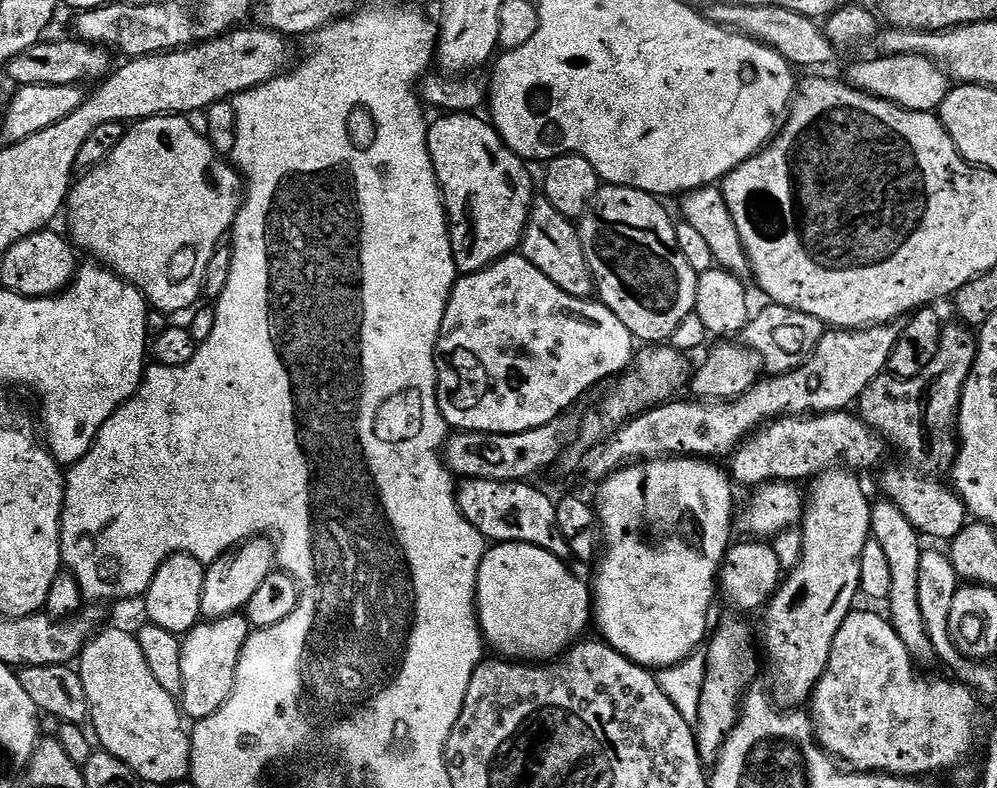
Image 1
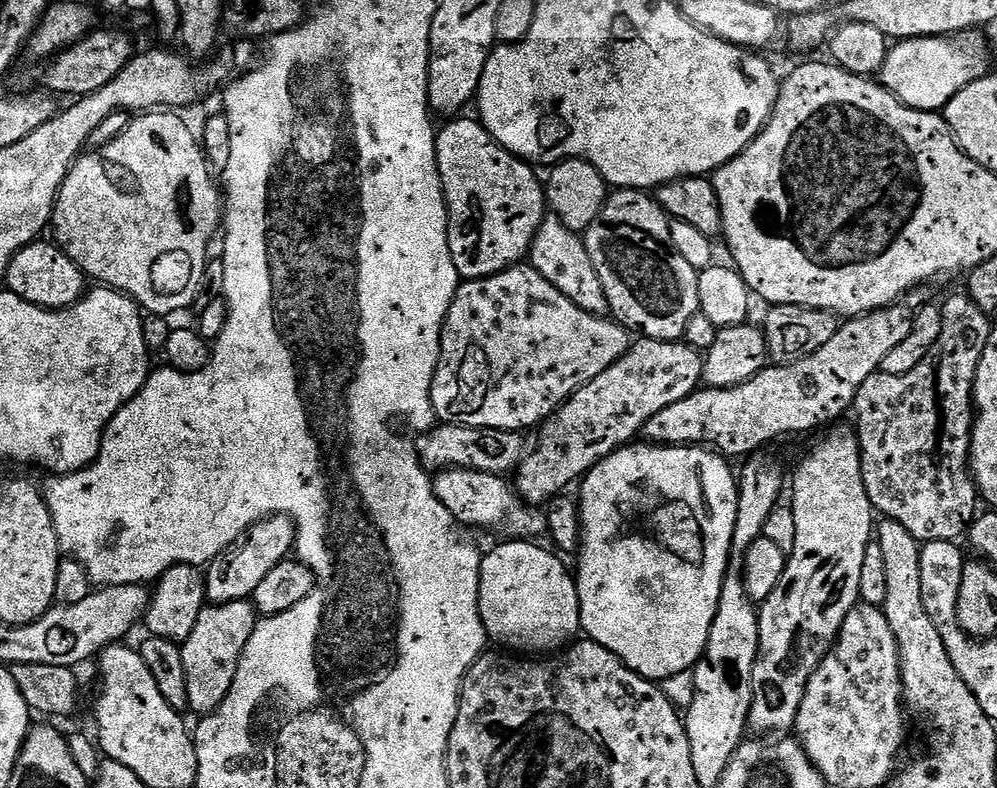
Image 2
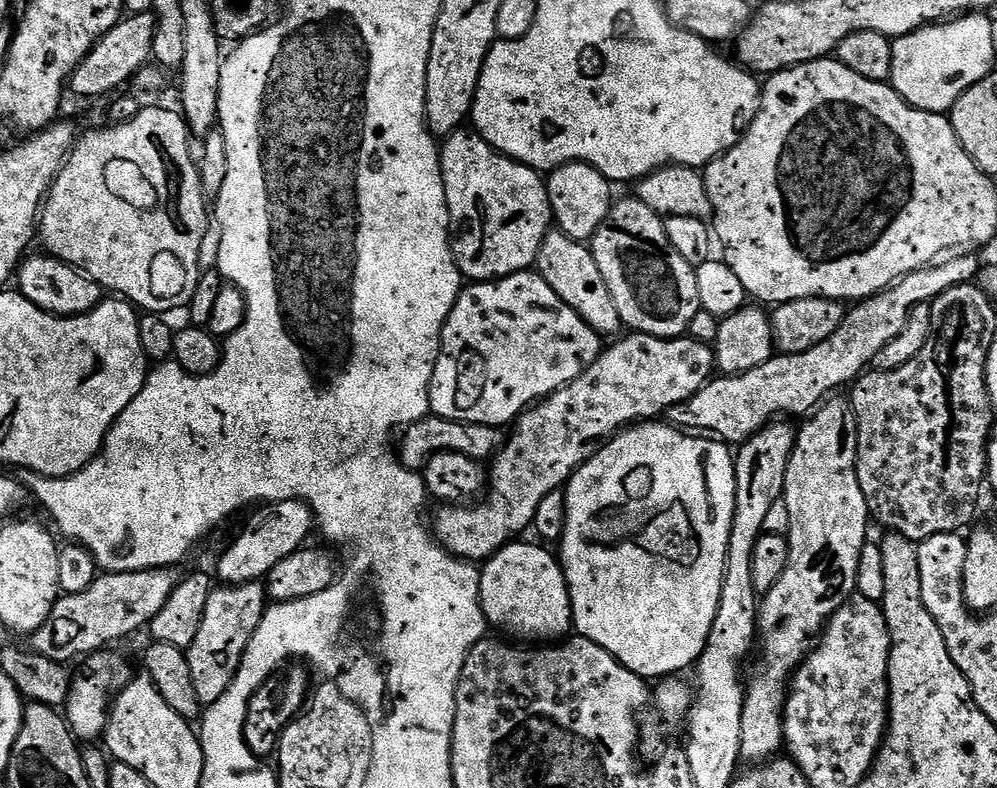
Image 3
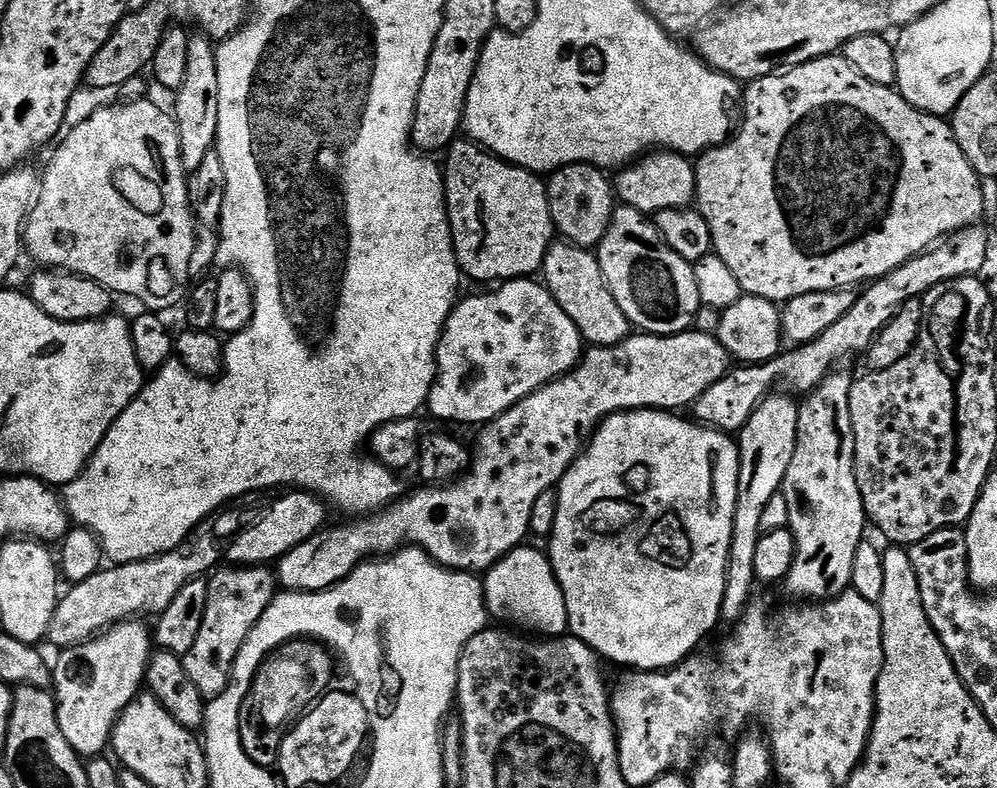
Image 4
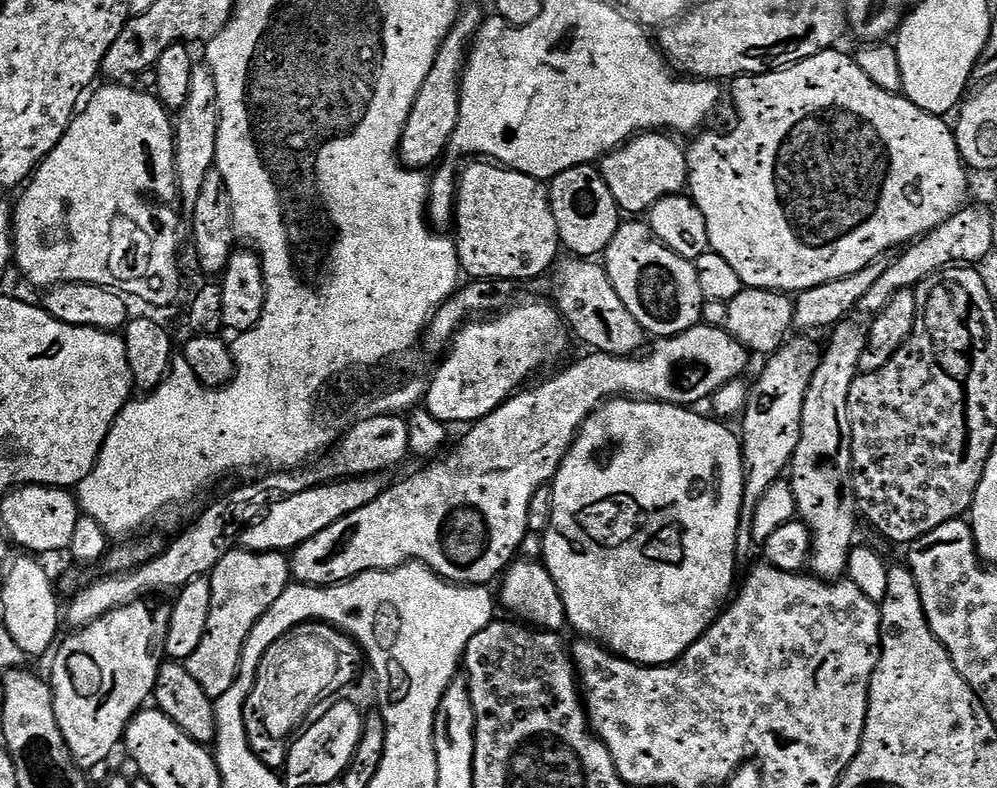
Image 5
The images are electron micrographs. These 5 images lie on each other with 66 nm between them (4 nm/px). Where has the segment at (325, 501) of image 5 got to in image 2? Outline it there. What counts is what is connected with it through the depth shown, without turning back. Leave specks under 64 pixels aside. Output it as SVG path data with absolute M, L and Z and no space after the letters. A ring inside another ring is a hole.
M287 514L267 516L264 520L257 520L243 534L237 535L236 540L227 545L224 551L212 557L211 564L206 568L208 582L208 600L214 604L225 604L234 600L247 600L258 590L262 578L274 570L282 561L289 559L290 553L296 545L296 524Z

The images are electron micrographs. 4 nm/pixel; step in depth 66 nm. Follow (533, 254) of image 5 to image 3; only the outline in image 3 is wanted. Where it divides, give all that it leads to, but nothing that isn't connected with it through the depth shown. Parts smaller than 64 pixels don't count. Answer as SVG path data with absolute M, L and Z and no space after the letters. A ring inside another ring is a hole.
M474 130L446 137L440 148L440 169L452 223L452 256L461 277L483 282L529 271L546 234L554 228L545 177L535 168L503 156Z

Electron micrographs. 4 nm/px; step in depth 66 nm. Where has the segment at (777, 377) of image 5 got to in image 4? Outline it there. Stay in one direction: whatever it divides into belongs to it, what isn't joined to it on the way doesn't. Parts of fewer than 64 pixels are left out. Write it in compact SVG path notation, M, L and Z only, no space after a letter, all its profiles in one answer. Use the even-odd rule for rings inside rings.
M781 392L769 393L754 414L748 419L746 426L738 434L739 488L735 502L734 530L731 536L731 550L728 555L728 573L726 574L726 594L722 598L721 621L728 626L735 625L754 599L752 587L758 584L754 570L755 551L762 535L762 513L766 504L779 495L783 487L786 471L797 449L798 414L797 401L791 395Z

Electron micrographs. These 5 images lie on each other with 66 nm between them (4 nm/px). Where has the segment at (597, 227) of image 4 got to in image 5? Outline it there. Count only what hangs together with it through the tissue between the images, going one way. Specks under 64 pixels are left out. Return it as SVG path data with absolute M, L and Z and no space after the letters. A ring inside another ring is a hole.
M579 164L570 170L562 170L562 174L550 181L547 190L554 222L558 222L561 245L567 251L569 248L573 257L596 258L608 249L614 234L620 229L622 213L599 167Z

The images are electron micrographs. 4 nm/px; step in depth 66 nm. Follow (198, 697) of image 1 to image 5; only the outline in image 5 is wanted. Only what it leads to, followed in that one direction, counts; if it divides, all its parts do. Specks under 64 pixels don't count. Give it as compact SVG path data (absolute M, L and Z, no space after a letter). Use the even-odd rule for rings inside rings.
M234 546L214 566L210 573L210 618L206 621L206 634L202 634L202 643L186 662L190 678L208 696L223 698L226 690L234 686L250 630L282 598L291 580L292 566L282 552L249 552L247 548Z

